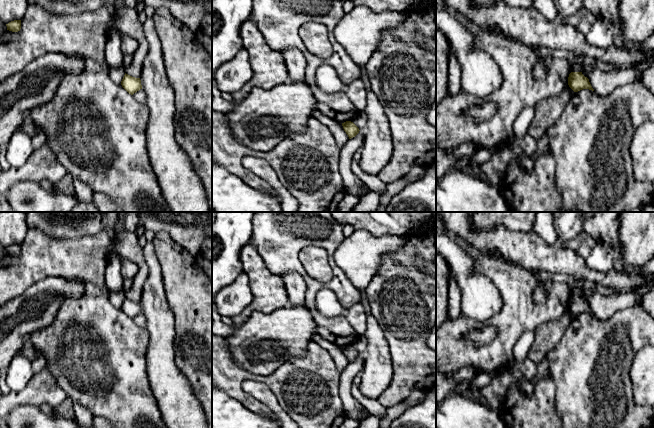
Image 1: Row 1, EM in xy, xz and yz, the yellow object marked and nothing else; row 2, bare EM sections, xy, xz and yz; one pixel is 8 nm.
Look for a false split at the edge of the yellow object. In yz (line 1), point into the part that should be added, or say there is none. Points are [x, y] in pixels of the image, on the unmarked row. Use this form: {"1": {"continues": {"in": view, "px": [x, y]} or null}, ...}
{"1": {"continues": null}}

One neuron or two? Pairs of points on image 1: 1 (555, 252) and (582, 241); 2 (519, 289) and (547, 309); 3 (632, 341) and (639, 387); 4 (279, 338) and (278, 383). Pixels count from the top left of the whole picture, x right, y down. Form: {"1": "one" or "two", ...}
{"1": "two", "2": "one", "3": "two", "4": "two"}

